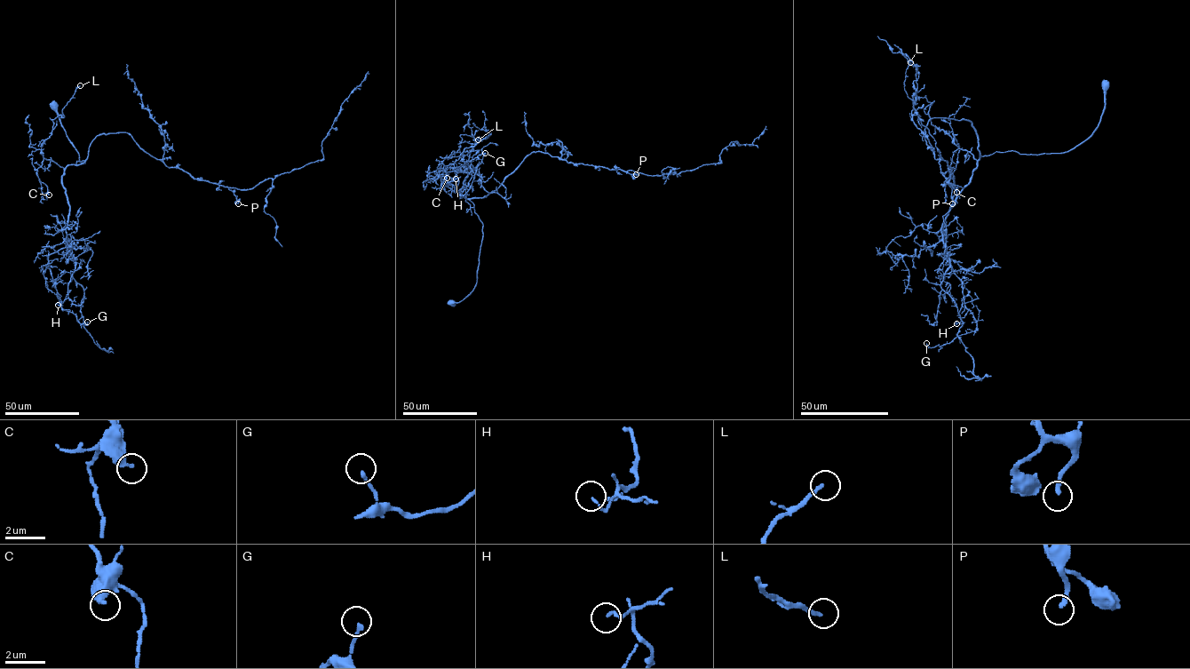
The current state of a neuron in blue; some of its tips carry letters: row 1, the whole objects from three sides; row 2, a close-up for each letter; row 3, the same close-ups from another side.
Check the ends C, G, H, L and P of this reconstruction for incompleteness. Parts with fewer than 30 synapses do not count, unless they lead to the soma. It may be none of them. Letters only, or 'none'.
L, P

